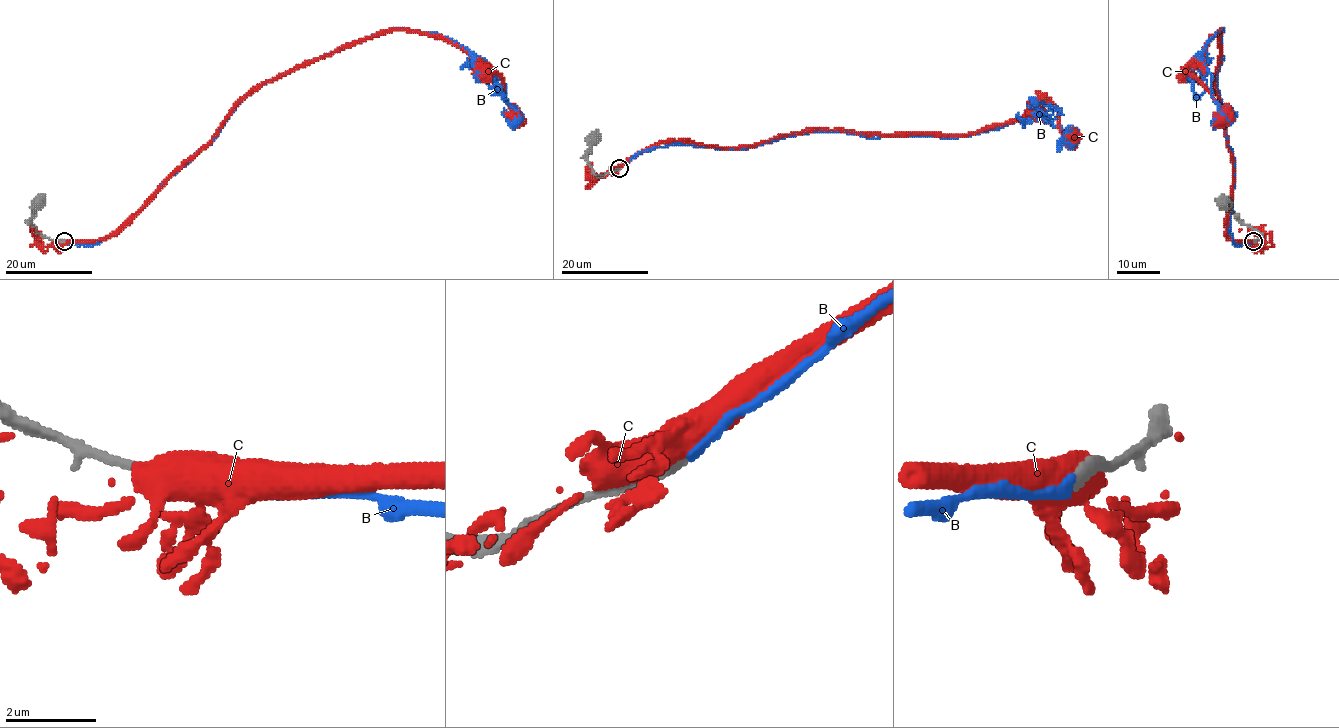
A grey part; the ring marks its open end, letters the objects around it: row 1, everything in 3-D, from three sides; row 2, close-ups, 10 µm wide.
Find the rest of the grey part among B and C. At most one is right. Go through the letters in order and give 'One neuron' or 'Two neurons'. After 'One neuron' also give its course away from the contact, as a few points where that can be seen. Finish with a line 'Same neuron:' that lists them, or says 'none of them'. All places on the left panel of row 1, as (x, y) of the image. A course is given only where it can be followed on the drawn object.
B: One neuron. Its course: (65, 241), (95, 244), (119, 230), (262, 84), (376, 33), (411, 29), (466, 48), (518, 111), (503, 107)
C: Two neurons
Same neuron: B

